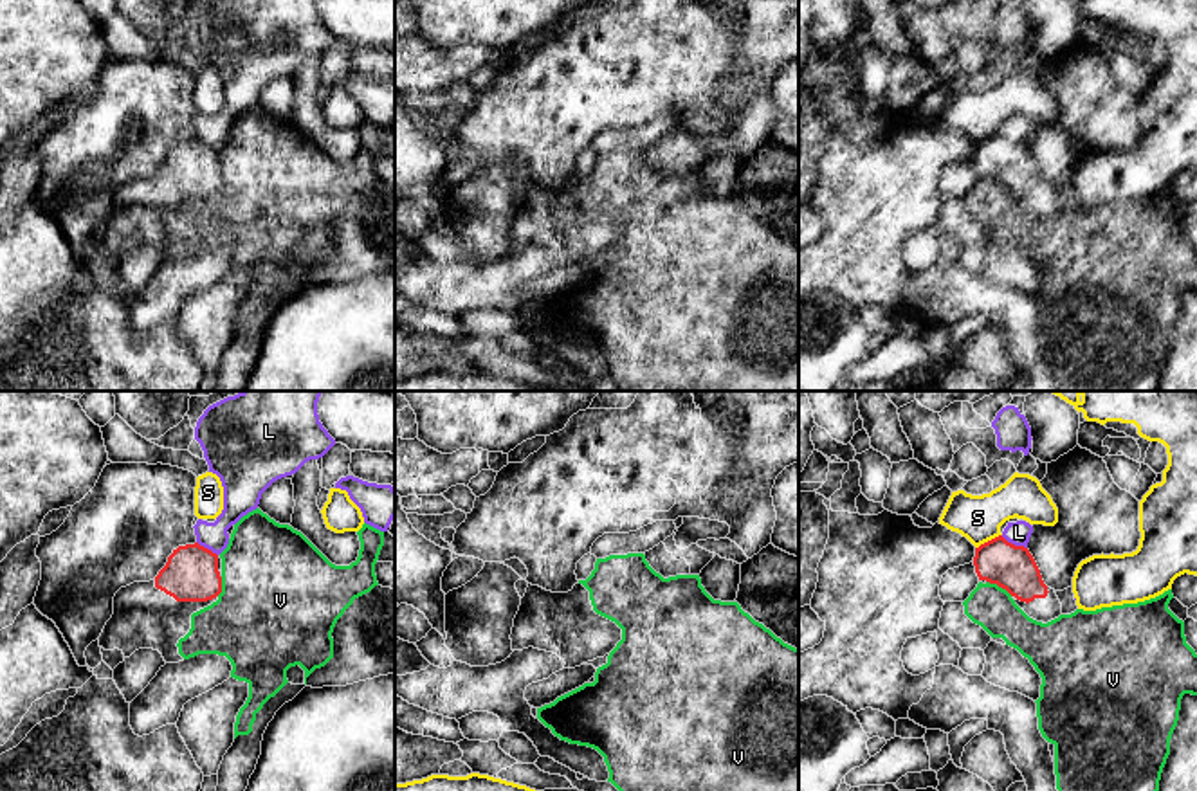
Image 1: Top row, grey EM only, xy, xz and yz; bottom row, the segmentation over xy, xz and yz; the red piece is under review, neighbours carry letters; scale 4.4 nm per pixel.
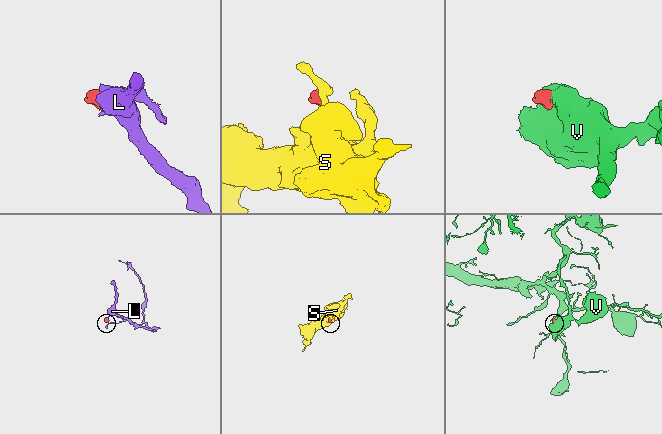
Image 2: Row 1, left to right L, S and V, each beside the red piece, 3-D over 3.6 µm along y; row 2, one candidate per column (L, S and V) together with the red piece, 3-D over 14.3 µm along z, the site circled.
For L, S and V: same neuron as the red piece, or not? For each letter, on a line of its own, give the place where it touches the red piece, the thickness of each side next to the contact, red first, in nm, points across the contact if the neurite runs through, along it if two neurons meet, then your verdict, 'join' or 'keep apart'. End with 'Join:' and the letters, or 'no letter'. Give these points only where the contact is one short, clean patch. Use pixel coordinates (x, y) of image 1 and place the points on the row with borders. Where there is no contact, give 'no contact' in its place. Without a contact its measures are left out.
L: contact yz (1014, 545); calibres 200 and 100 nm; border yz (1001, 536), (1026, 548); keep apart
S: contact yz (988, 541); calibres 200 and 200 nm; border yz (1001, 534), (976, 548); keep apart
V: contact yz (999, 586); calibres 200 and 200 nm; border yz (986, 581), (1012, 595); keep apart
Join: no letter

